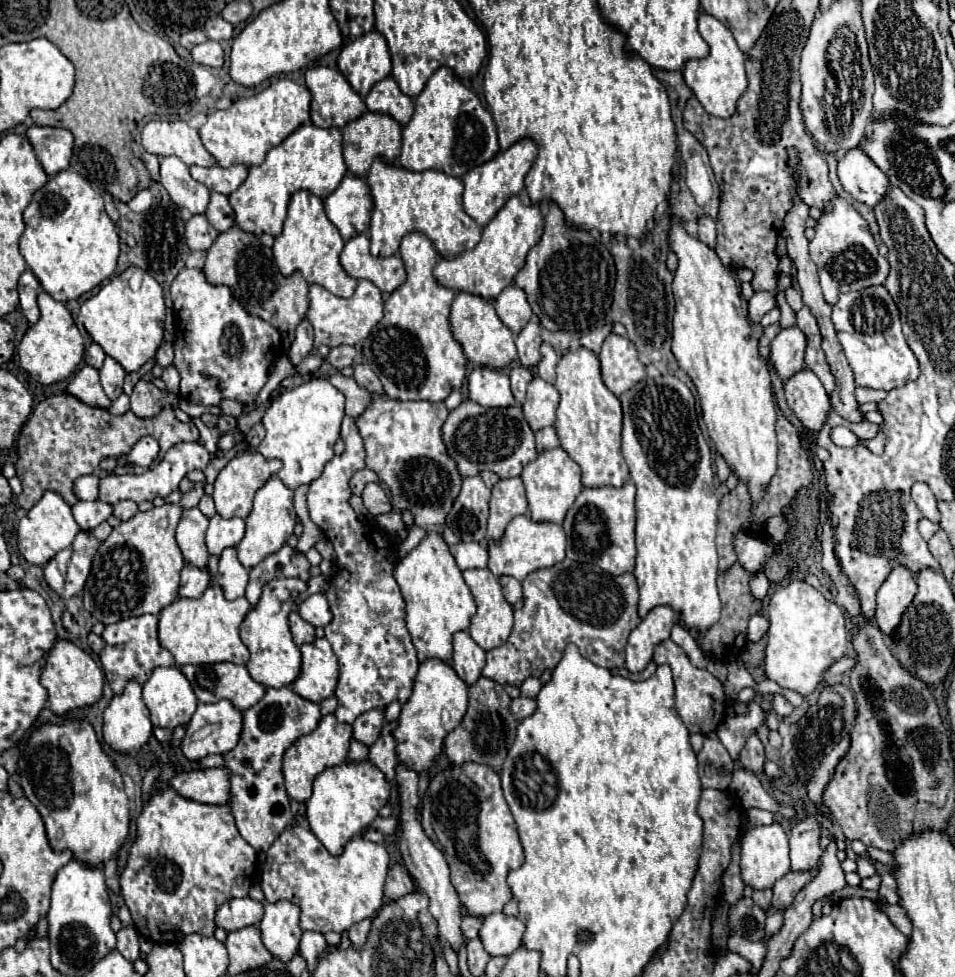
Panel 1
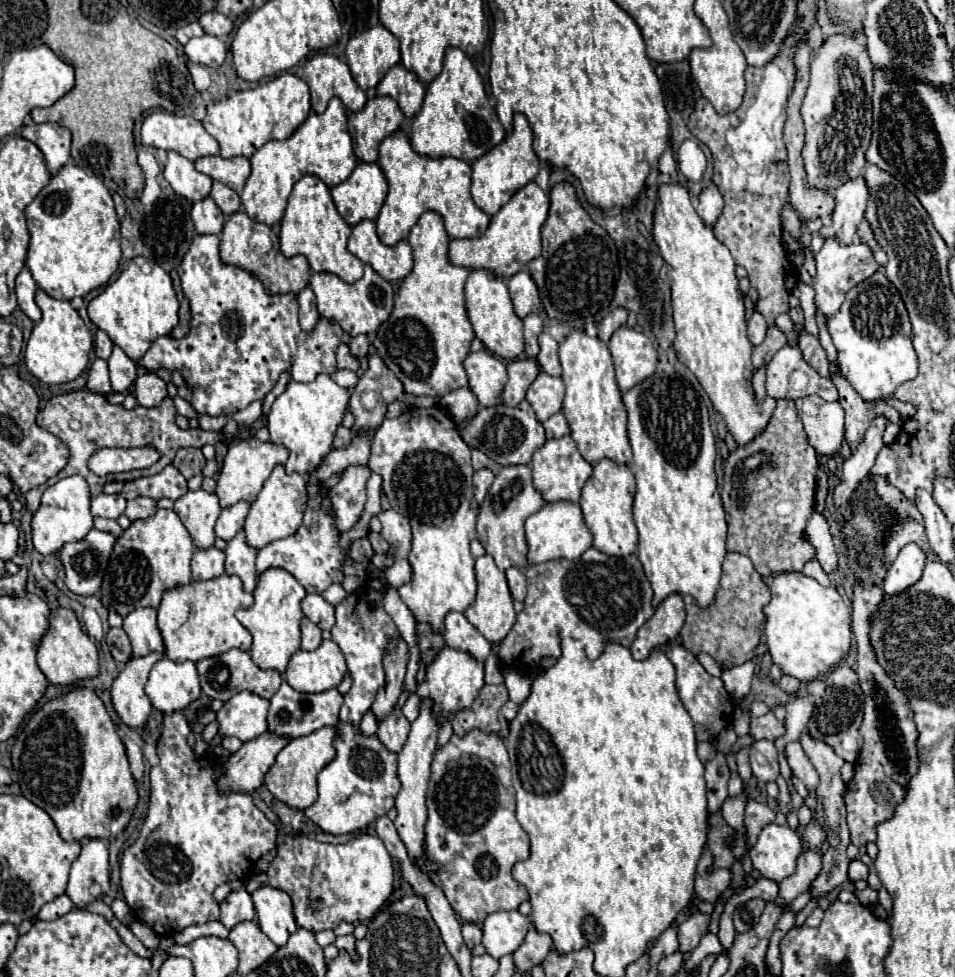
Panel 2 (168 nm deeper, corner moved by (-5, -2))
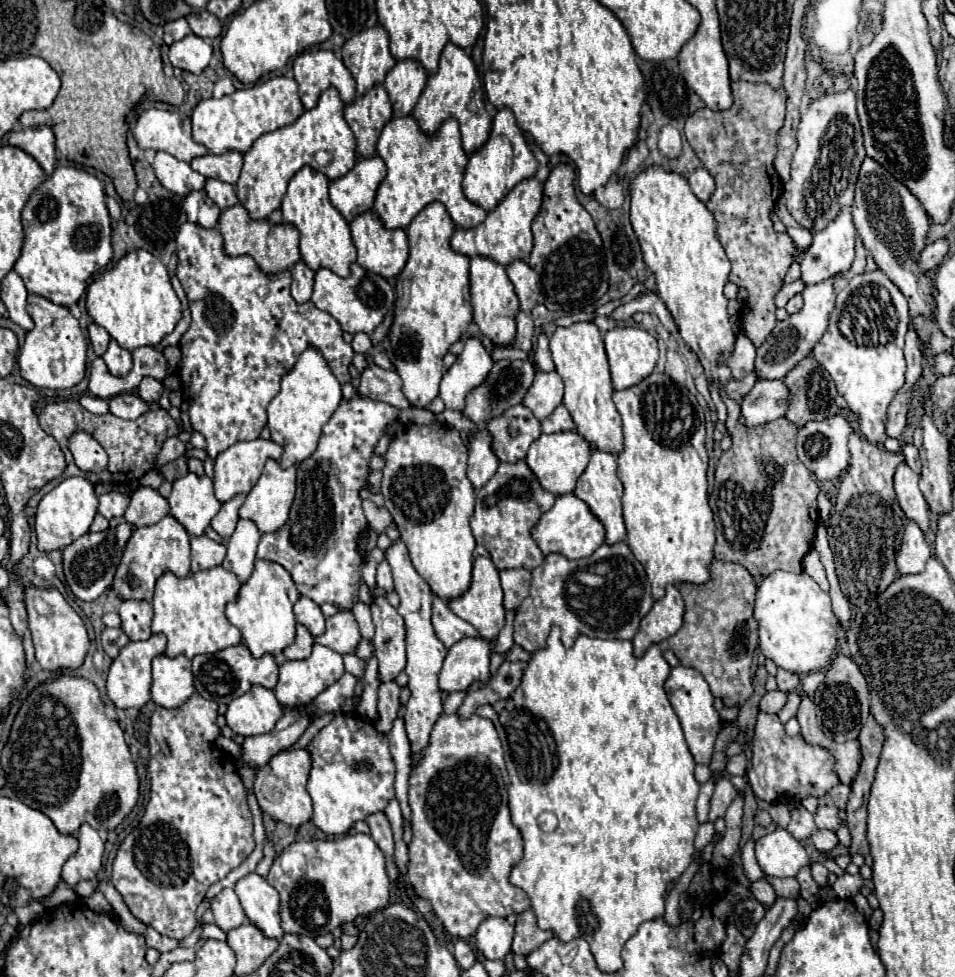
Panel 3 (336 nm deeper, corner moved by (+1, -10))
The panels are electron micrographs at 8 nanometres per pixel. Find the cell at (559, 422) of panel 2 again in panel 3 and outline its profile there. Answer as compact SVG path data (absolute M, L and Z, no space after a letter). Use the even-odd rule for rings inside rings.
M558 405L552 415L548 415L542 421L542 431L544 433L556 433L556 431L574 431L576 425L564 405Z

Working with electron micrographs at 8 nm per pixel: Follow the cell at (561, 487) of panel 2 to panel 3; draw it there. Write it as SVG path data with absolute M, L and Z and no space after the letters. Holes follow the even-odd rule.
M560 431L560 433L552 433L552 435L542 433L530 445L528 455L526 455L528 467L540 479L542 487L552 491L554 495L564 495L564 493L572 493L574 491L576 479L584 473L584 467L588 465L588 459L590 459L590 445L576 431Z

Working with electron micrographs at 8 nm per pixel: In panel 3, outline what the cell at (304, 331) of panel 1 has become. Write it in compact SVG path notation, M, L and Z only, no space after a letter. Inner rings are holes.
M300 259L300 261L292 267L292 297L294 297L298 303L310 301L312 285L314 285L314 271Z

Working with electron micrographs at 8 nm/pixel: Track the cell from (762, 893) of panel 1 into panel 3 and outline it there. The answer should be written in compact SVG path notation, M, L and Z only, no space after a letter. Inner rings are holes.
M762 877L760 881L756 881L756 883L752 883L752 893L756 895L756 899L760 901L760 903L764 903L764 905L772 905L774 901L776 901L776 893L774 893L774 889L772 889L772 885Z

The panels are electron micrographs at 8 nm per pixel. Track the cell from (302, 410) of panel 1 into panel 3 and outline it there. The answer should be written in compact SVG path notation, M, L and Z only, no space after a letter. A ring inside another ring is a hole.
M316 347L306 349L298 357L296 365L282 377L280 393L268 405L268 429L272 433L272 441L284 447L284 455L280 457L282 467L300 463L308 455L312 455L312 451L316 451L322 427L336 411L340 399L342 399L340 383L330 371L322 353Z

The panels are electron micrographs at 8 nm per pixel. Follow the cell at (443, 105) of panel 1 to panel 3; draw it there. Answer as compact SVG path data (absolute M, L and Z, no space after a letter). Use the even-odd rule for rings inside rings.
M448 43L444 47L444 51L440 55L440 65L438 65L436 73L432 73L428 77L426 87L424 87L412 115L418 119L420 127L424 127L424 131L436 131L436 127L440 127L440 123L448 117L458 119L460 133L462 133L462 147L466 153L476 151L476 147L480 147L480 143L484 143L484 139L488 139L488 127L492 125L492 117L484 105L484 87L478 77L474 61L462 47L458 47L454 43Z

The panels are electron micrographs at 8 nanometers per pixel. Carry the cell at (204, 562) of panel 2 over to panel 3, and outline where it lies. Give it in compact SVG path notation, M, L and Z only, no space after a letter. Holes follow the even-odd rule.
M208 535L192 537L192 573L222 565L226 555L226 545L210 539Z

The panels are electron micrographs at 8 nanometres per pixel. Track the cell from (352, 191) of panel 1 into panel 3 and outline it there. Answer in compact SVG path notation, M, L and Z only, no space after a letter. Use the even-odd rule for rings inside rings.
M374 155L358 159L358 163L344 177L330 183L330 201L348 223L372 207L376 187L380 185L380 179L384 179L384 171L384 161Z

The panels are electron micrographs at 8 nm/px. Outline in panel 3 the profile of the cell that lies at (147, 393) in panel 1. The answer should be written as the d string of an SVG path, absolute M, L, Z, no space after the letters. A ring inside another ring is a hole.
M144 377L142 381L140 381L140 385L138 385L138 395L144 399L144 401L148 401L148 403L152 403L152 401L158 401L160 399L160 395L162 395L162 383L158 381L158 379L154 379L154 377Z

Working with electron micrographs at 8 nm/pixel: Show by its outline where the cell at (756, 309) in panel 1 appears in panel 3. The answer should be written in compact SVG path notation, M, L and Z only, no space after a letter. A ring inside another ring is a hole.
M738 335L734 351L726 359L726 365L730 367L734 381L744 379L748 373L752 373L754 357L756 357L756 347L750 343L750 339L746 335Z

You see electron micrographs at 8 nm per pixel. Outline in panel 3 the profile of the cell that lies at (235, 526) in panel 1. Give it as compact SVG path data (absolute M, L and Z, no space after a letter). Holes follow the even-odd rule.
M234 495L230 501L222 503L220 511L216 513L216 517L214 517L212 523L210 523L212 529L214 529L220 537L228 539L228 537L232 535L232 531L236 529L236 523L238 523L238 511L240 511L242 503L244 503L244 495Z

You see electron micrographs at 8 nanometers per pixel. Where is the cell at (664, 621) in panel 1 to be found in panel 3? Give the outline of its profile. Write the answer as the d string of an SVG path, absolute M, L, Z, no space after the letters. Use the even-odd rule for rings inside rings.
M668 585L666 595L654 601L648 615L644 615L644 619L640 621L640 629L632 639L634 655L640 657L652 643L662 643L668 637L672 637L682 625L682 615L684 615L682 595L674 585Z

